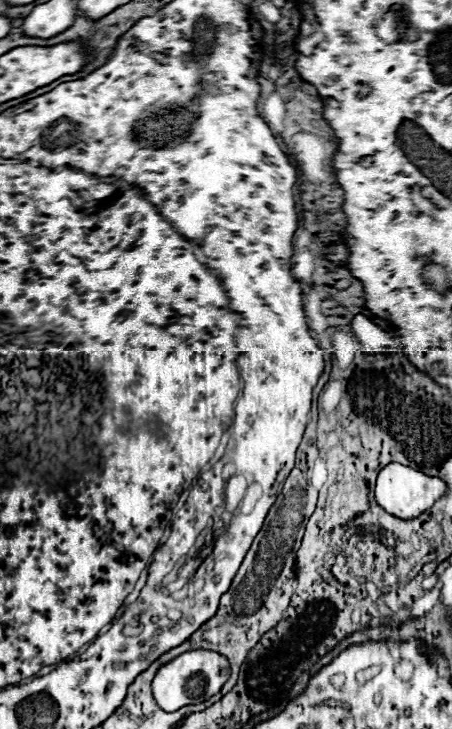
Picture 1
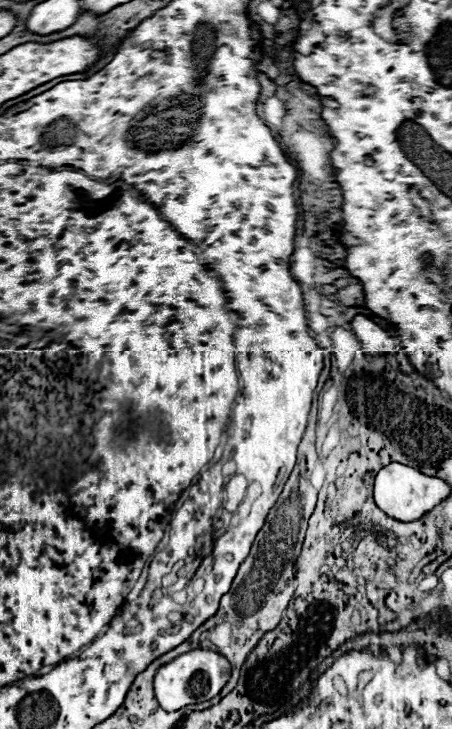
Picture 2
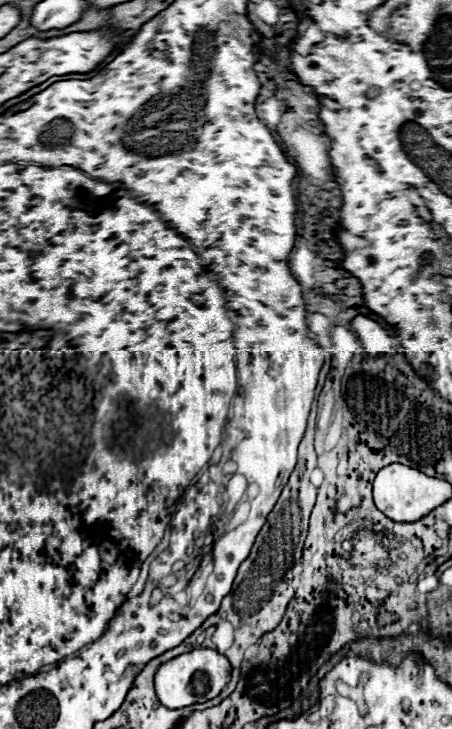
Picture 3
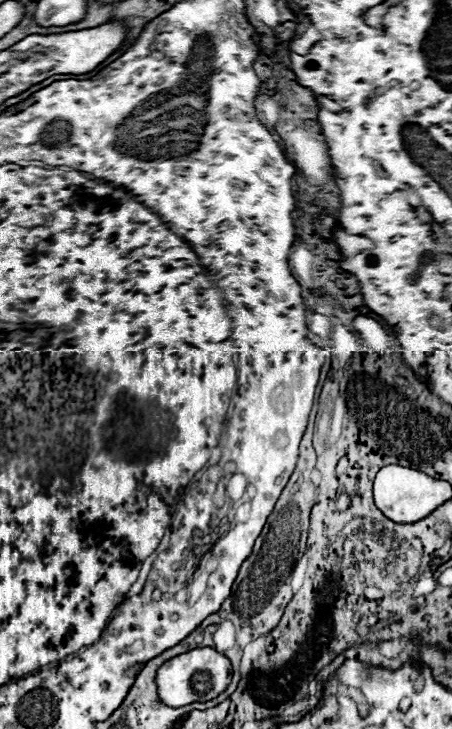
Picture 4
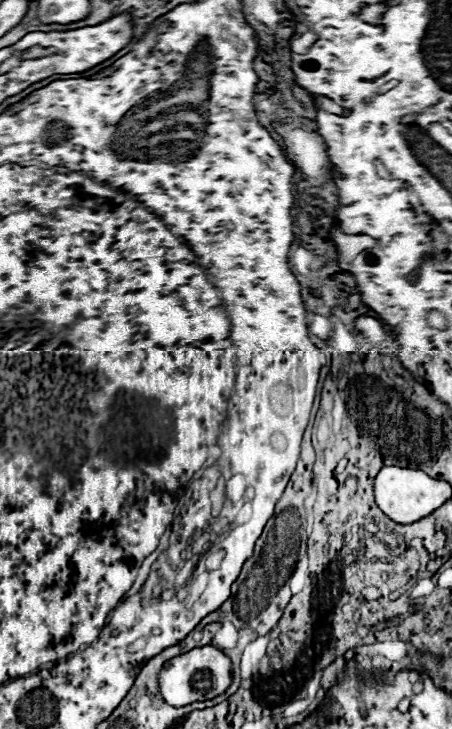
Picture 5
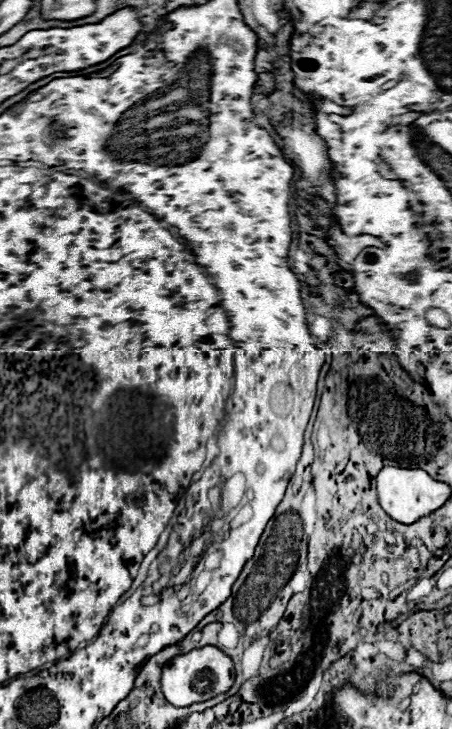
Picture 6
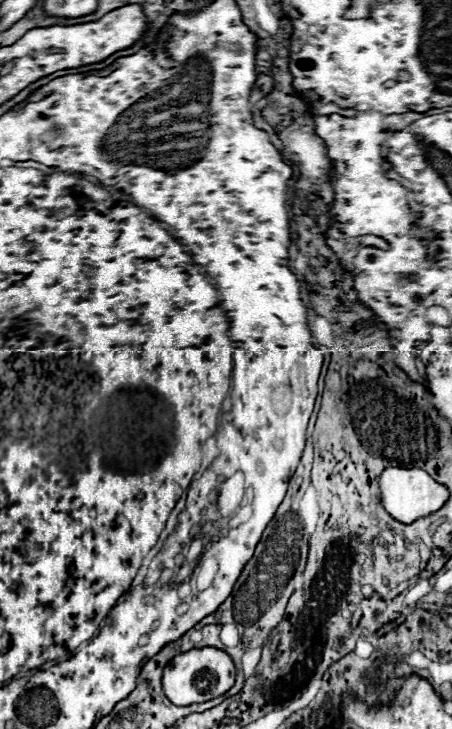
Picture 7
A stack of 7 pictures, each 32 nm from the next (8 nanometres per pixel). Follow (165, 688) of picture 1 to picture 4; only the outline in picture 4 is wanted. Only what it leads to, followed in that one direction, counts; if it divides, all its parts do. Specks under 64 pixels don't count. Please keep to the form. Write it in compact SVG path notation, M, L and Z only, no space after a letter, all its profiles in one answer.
M210 646L194 648L194 650L180 654L162 664L162 668L156 676L158 694L160 694L162 702L172 708L182 708L192 702L206 702L206 700L216 698L218 694L222 694L228 688L230 674L232 674L232 664L224 654L216 652Z

